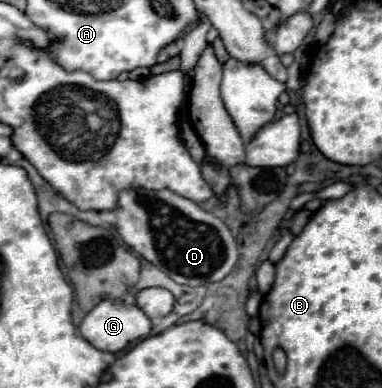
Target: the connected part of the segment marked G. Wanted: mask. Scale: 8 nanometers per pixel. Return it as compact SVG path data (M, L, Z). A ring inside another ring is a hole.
M101 300L81 322L79 326L81 336L91 342L99 350L107 352L119 352L123 350L129 342L141 340L149 336L151 332L151 320L135 306L135 304L125 304L123 300Z

